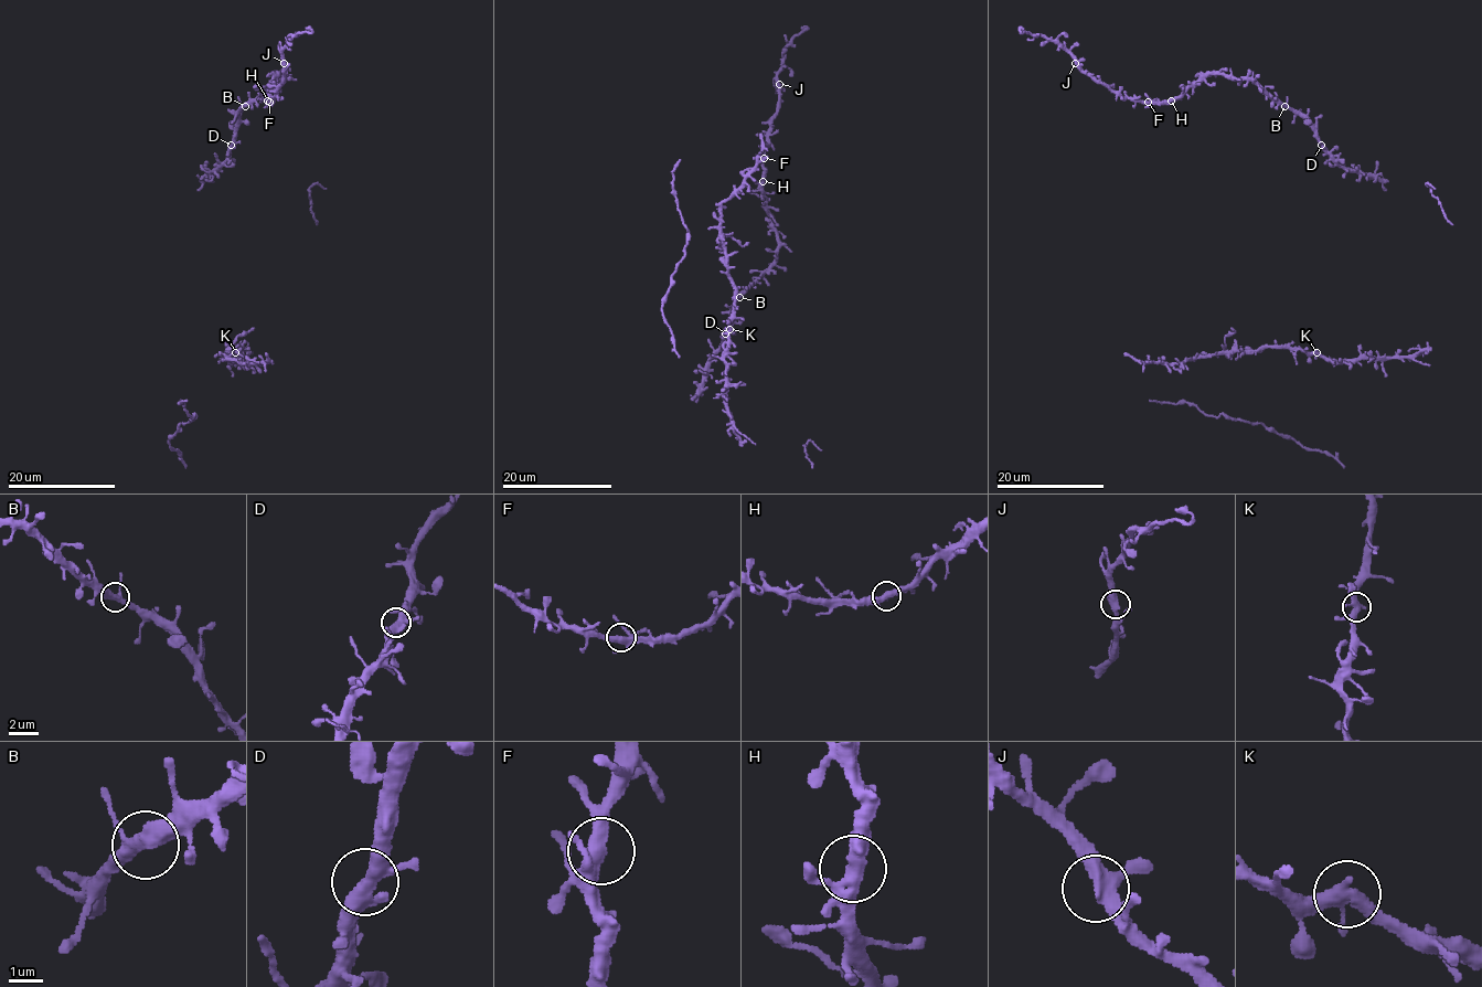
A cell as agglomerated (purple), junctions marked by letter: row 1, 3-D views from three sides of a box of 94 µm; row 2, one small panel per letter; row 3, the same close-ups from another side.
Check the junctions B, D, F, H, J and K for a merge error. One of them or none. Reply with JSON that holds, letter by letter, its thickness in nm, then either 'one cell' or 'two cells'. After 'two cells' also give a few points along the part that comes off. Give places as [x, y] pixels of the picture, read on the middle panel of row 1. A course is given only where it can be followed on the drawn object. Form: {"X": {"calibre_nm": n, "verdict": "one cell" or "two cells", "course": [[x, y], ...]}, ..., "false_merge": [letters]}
{"B": {"calibre_nm": 400, "verdict": "one cell"}, "D": {"calibre_nm": 380, "verdict": "one cell"}, "F": {"calibre_nm": 360, "verdict": "one cell"}, "H": {"calibre_nm": 360, "verdict": "one cell"}, "J": {"calibre_nm": 360, "verdict": "one cell"}, "K": {"calibre_nm": 360, "verdict": "one cell"}, "false_merge": []}

